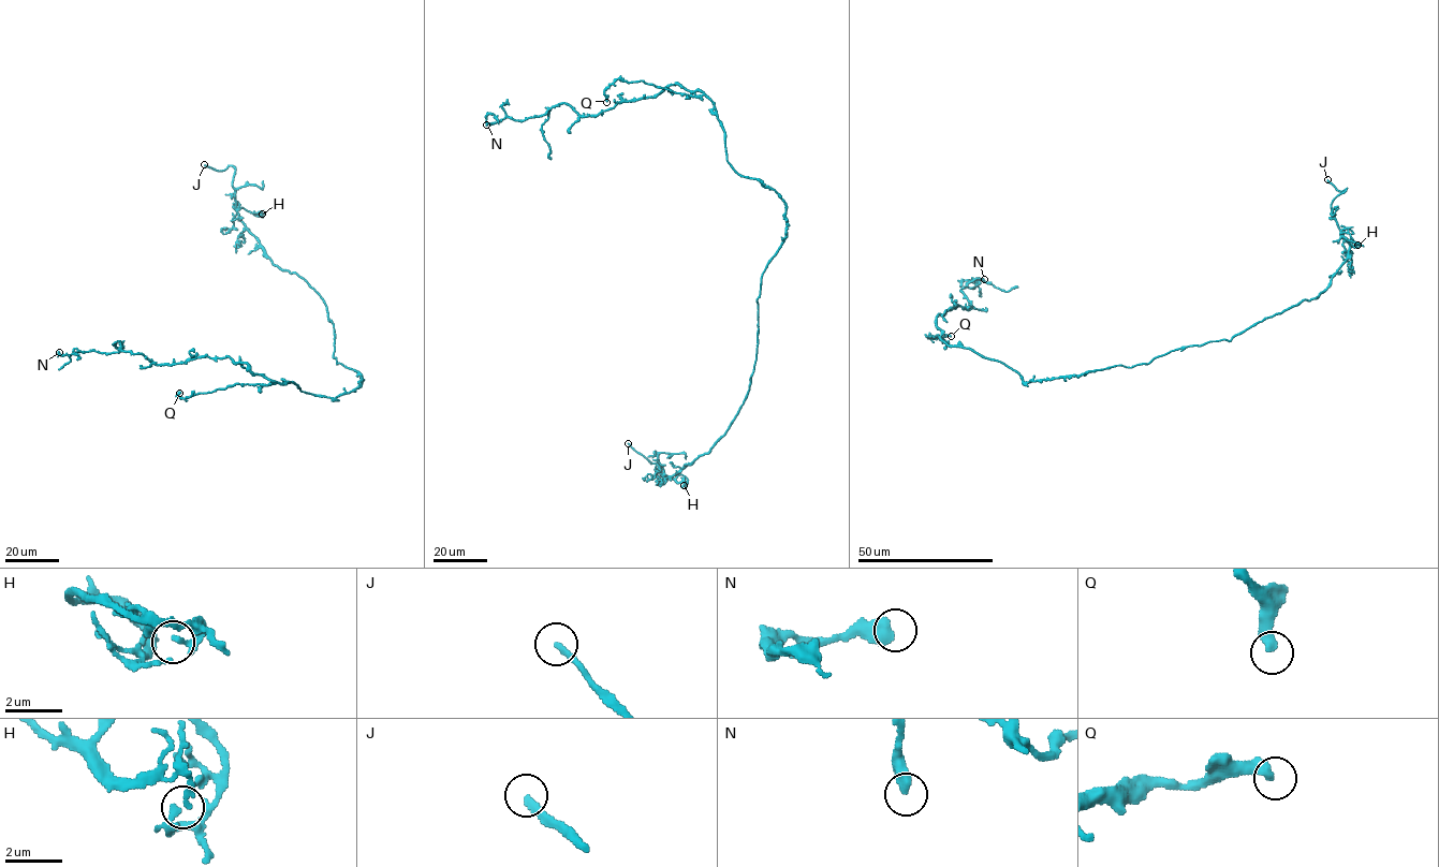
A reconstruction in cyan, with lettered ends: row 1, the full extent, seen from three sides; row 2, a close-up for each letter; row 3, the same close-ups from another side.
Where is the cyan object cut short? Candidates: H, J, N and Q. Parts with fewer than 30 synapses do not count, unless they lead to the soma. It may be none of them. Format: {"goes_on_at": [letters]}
{"goes_on_at": ["J"]}

